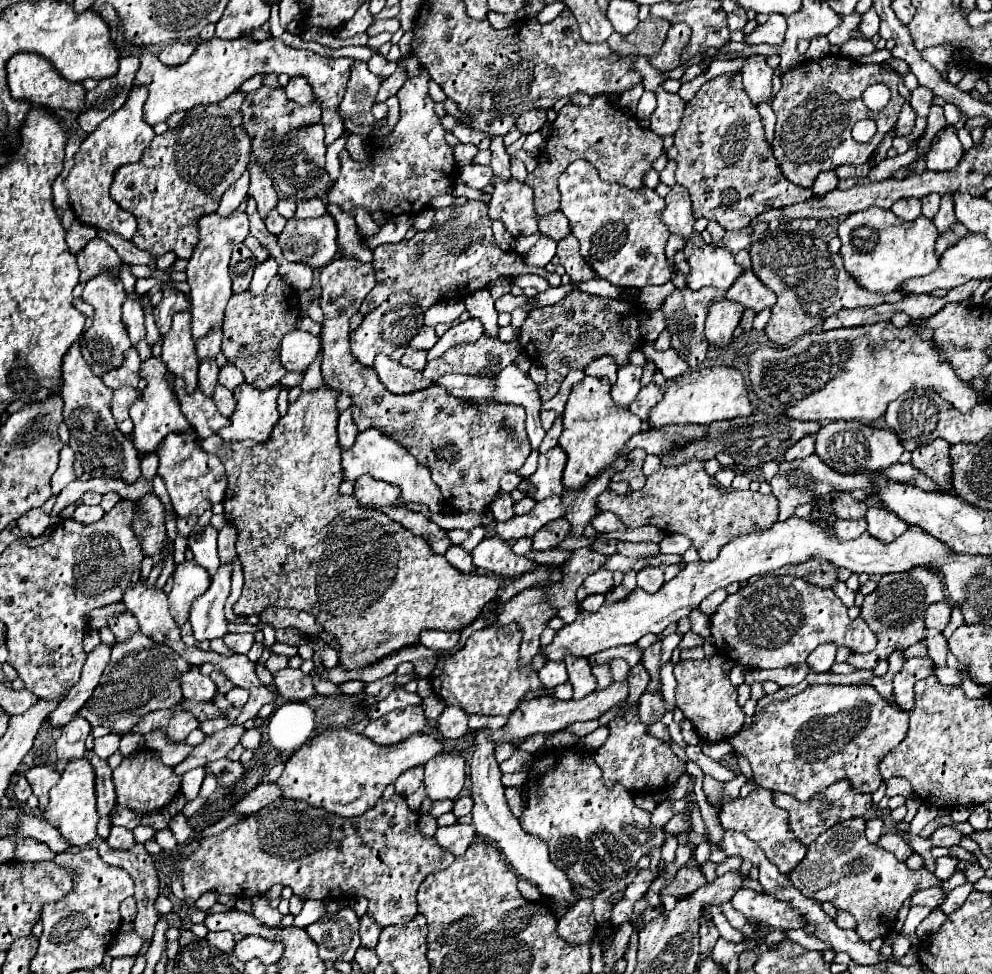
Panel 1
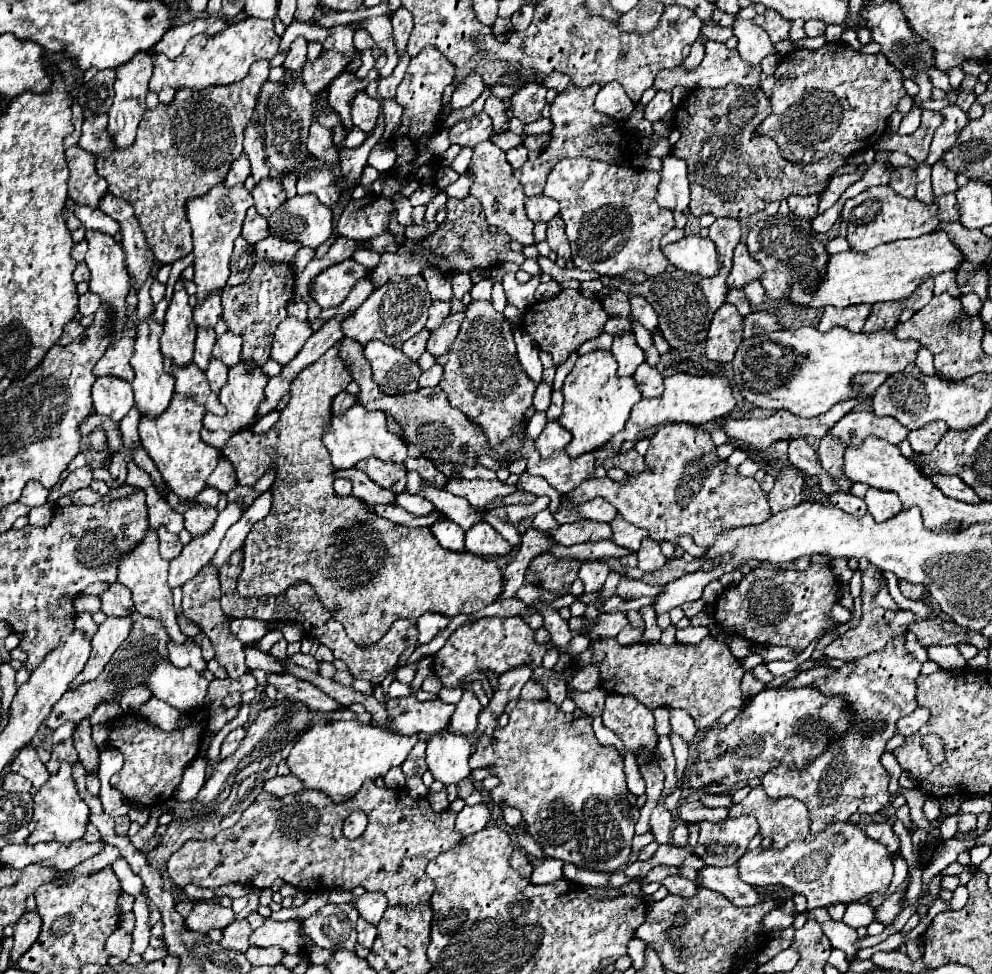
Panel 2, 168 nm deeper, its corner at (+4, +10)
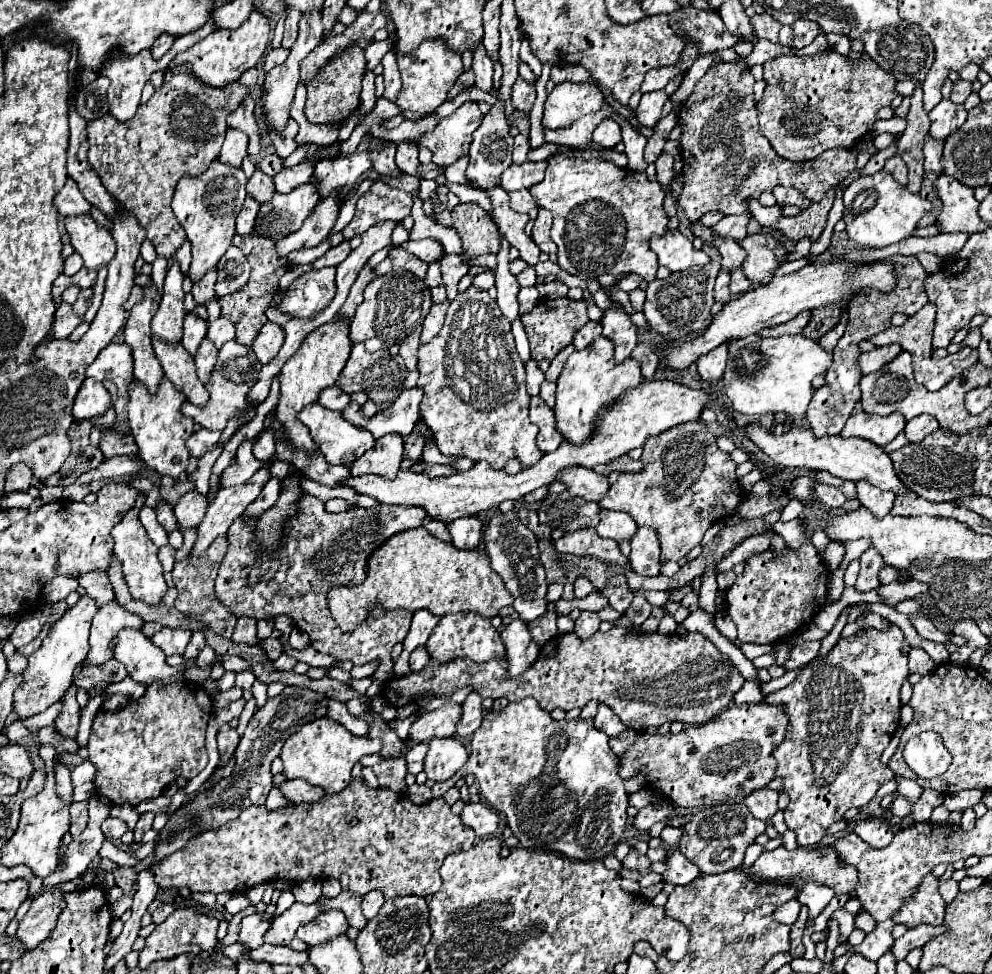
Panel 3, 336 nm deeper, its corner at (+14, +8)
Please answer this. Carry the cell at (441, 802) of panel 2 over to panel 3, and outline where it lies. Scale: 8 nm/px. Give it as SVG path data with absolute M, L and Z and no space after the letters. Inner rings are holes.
M534 698L510 702L504 710L490 710L472 736L472 752L462 770L432 787L434 798L442 797L460 778L474 774L484 800L506 816L510 830L528 850L558 852L570 860L602 860L614 852L626 828L628 794L618 776L618 756L608 746L608 736L594 728L594 720L552 720Z

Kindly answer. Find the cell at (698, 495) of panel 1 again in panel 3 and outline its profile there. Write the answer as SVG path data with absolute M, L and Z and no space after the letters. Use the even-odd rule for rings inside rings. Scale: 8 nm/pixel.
M702 420L686 422L648 438L640 460L644 464L642 470L620 474L618 482L612 484L610 492L598 504L600 508L606 508L606 510L628 512L638 526L656 528L660 536L660 548L662 548L660 562L670 562L670 560L678 562L680 558L684 558L694 546L702 542L702 536L710 528L710 524L726 516L732 516L738 502L744 498L742 486L736 476L734 460L730 458L730 454L718 450L716 436L710 432L710 428Z

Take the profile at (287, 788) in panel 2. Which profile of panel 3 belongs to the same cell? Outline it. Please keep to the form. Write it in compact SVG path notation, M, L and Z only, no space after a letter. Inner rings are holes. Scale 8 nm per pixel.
M288 780L280 786L280 790L294 804L302 804L302 802L312 804L326 796L326 792L322 792L322 788L314 788L312 784L306 784L306 780Z

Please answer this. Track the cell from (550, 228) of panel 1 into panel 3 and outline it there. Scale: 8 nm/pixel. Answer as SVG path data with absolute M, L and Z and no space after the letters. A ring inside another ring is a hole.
M526 188L510 192L510 208L512 210L516 210L516 212L528 212L534 206L536 206L536 202L534 202L532 194Z

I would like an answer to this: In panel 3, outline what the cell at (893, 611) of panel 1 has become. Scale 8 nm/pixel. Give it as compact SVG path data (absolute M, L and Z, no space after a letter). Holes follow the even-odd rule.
M802 642L802 644L790 646L788 660L784 662L786 672L788 672L788 670L802 668L802 666L808 664L810 660L814 660L814 658L818 656L818 646L820 646L820 642Z

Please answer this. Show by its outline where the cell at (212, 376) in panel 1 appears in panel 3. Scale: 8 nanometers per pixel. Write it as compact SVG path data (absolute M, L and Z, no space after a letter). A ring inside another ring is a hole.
M188 312L186 318L184 318L184 336L182 336L182 346L184 346L190 354L196 354L196 350L198 350L202 338L206 336L206 332L208 332L208 324L206 324L200 316Z

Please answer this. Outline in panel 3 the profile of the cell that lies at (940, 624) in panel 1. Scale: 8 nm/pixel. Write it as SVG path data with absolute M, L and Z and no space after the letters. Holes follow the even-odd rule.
M882 564L880 568L880 584L892 584L896 582L896 576L898 576L898 570L890 564Z

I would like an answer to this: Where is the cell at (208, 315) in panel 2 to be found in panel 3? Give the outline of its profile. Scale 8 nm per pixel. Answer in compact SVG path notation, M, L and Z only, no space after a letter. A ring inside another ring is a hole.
M212 268L212 272L206 272L206 276L194 284L192 296L196 298L198 304L206 304L208 300L212 300L216 296L214 284L216 284L216 268Z

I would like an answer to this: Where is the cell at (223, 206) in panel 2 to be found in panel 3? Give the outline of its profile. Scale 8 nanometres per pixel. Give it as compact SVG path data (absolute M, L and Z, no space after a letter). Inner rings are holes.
M214 160L202 176L184 176L178 182L172 198L172 210L192 242L192 264L188 272L192 282L200 280L210 268L214 268L228 250L232 236L236 234L236 216L246 198L246 182L248 178L242 168L230 168L220 160Z

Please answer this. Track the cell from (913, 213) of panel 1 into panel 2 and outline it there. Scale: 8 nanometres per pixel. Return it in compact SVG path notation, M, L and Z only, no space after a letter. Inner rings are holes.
M896 168L896 172L890 178L890 186L896 194L902 198L914 198L916 190L916 172L910 168Z

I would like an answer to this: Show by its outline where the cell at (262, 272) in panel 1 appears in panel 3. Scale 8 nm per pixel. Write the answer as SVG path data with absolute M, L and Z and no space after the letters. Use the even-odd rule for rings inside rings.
M326 196L326 200L320 198L318 208L314 208L314 212L310 212L310 216L306 218L306 224L298 232L276 242L278 254L288 256L292 250L314 248L320 242L324 242L332 234L332 228L338 220L342 204L344 204L344 200L330 200L330 196Z

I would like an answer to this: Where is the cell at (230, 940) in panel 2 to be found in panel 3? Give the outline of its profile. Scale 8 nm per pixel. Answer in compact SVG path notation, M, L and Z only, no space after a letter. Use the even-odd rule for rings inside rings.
M252 914L252 916L244 916L242 924L240 924L240 944L246 944L250 948L258 948L264 944L262 936L266 930L270 930L272 920L262 920L260 914Z

